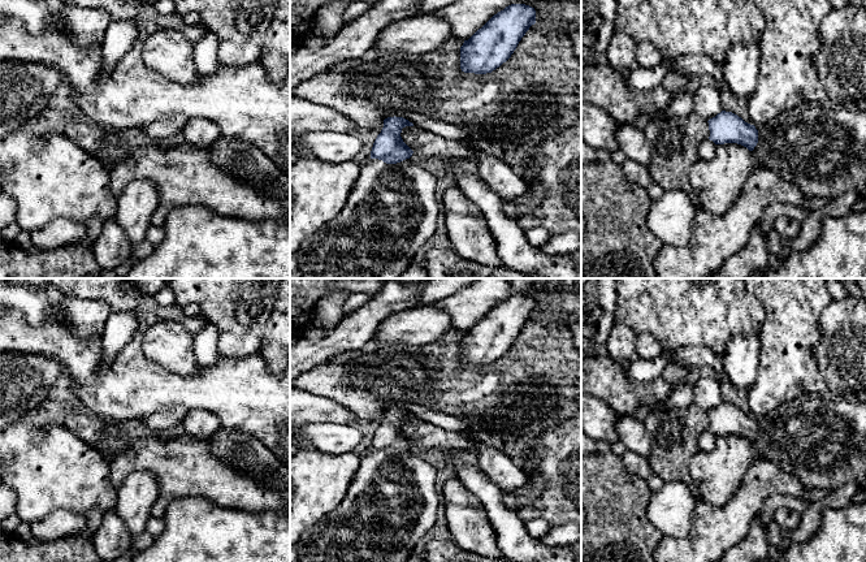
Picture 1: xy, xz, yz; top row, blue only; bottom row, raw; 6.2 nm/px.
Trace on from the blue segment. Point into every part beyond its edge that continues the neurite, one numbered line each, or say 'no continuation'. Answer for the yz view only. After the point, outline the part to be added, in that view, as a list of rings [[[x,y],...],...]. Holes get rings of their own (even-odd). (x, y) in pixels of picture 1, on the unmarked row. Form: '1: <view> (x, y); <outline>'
1: yz (821, 440); [[[804,394],[797,397],[784,405],[778,410],[771,411],[763,418],[755,418],[758,422],[758,435],[752,442],[755,453],[767,458],[768,461],[778,464],[784,472],[794,475],[801,485],[810,490],[836,490],[845,484],[856,484],[857,487],[863,487],[866,483],[866,403],[856,399],[854,397],[831,397],[820,394]]]

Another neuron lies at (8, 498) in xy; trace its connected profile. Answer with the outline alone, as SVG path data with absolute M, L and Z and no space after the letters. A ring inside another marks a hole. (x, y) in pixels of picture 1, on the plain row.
M0 484L0 522L16 513L17 494L5 484Z

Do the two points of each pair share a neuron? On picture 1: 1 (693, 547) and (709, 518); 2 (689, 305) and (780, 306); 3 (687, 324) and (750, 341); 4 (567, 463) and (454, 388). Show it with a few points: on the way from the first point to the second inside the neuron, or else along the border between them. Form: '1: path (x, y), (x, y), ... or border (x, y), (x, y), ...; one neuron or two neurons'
1: path (700, 540), (709, 531), (709, 524); one neuron
2: border (748, 292), (762, 306), (765, 314), (760, 331); two neurons
3: border (758, 331), (735, 334), (722, 357); two neurons
4: border (559, 422), (541, 433), (531, 453), (537, 474); two neurons

